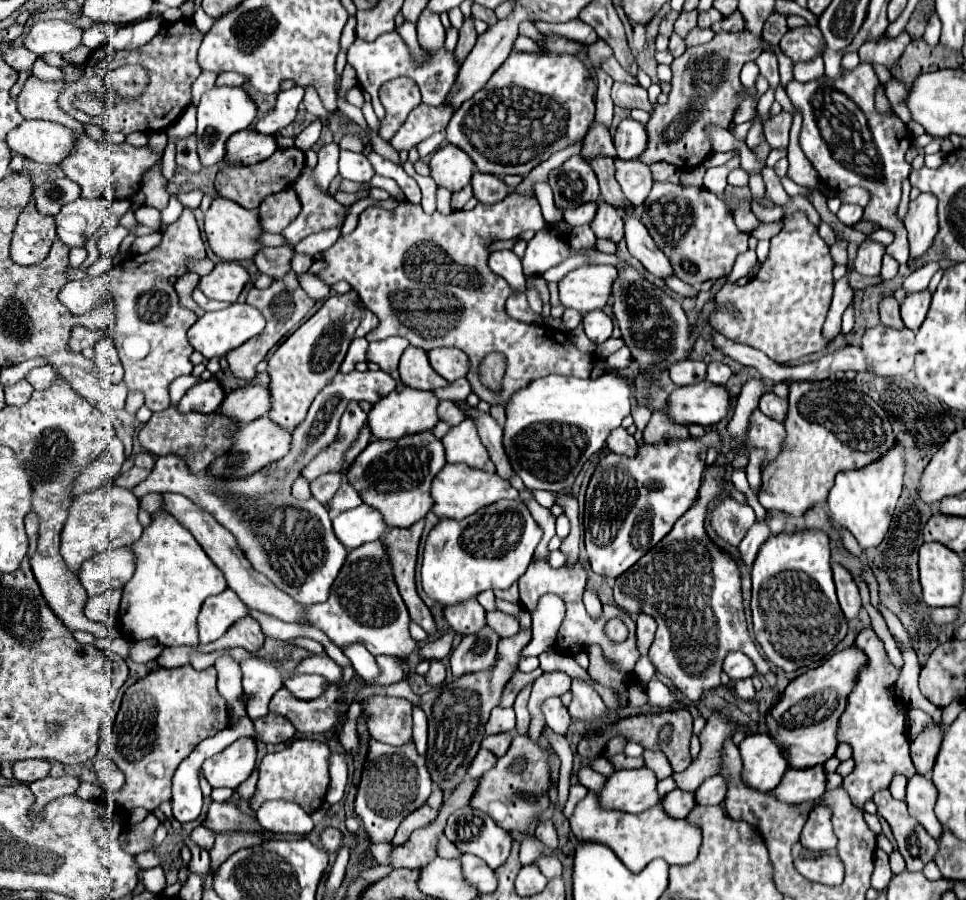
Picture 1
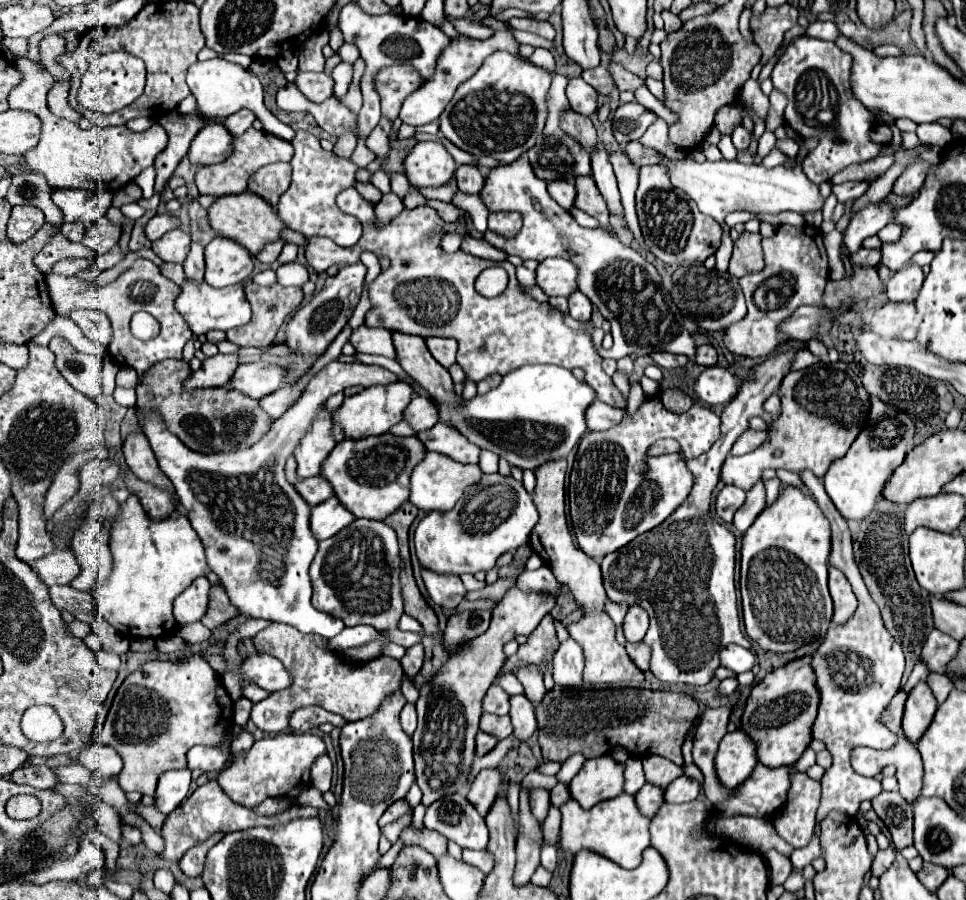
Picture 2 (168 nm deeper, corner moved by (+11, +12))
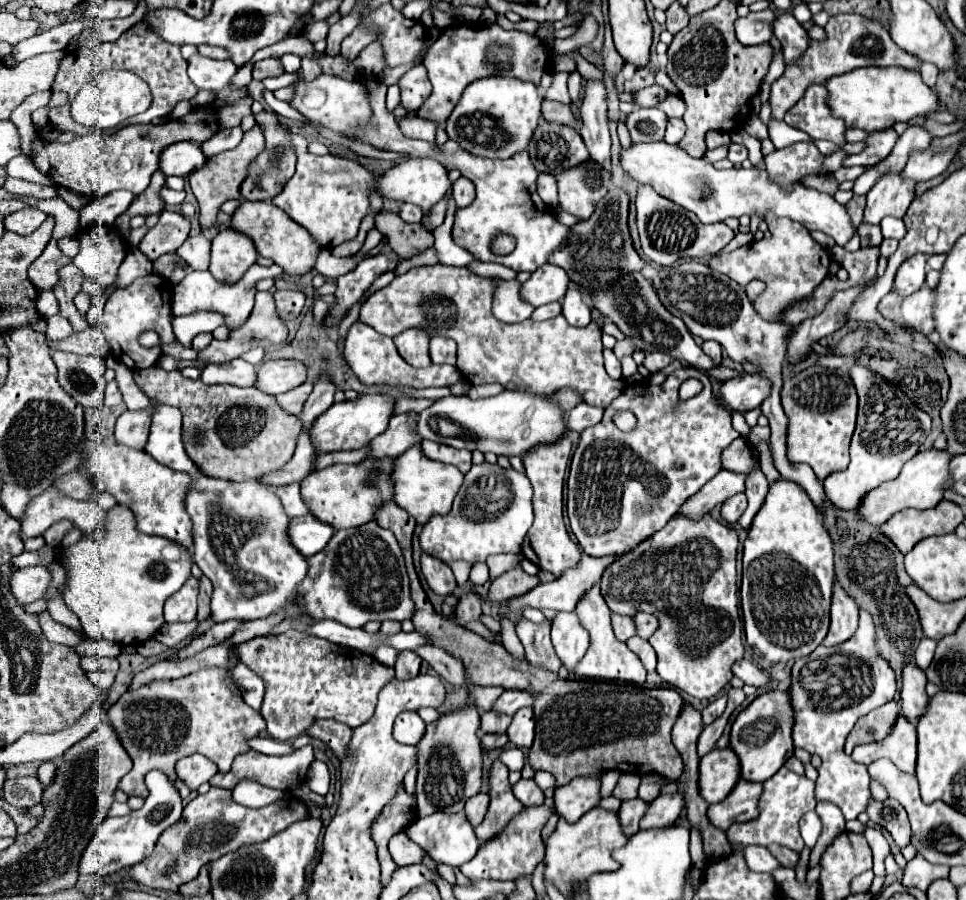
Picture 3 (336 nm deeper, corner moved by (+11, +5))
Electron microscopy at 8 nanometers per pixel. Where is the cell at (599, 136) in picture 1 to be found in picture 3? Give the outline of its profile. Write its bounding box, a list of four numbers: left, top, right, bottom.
[569,71,583,101]

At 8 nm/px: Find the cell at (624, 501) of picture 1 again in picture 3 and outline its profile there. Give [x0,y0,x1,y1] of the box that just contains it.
[567,367,739,557]

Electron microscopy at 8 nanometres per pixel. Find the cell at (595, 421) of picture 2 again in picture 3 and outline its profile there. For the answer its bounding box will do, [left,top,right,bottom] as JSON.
[567,401,603,433]

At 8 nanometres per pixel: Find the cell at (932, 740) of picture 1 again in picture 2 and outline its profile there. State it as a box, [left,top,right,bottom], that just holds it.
[903,682,937,744]

